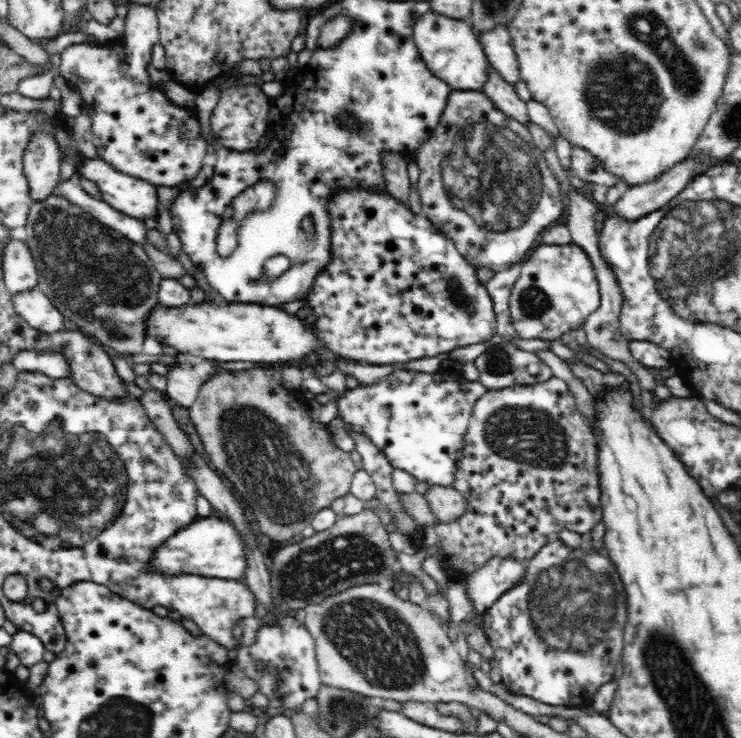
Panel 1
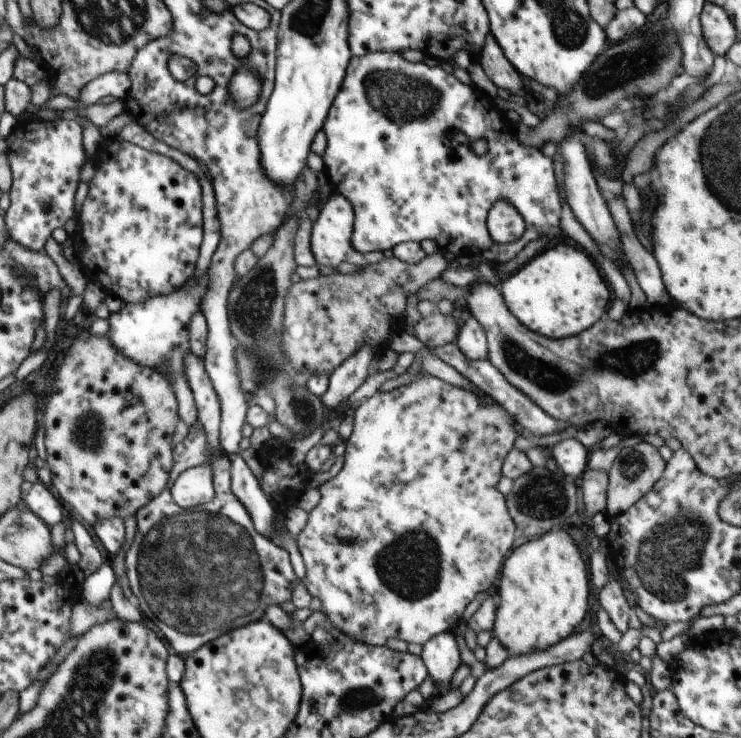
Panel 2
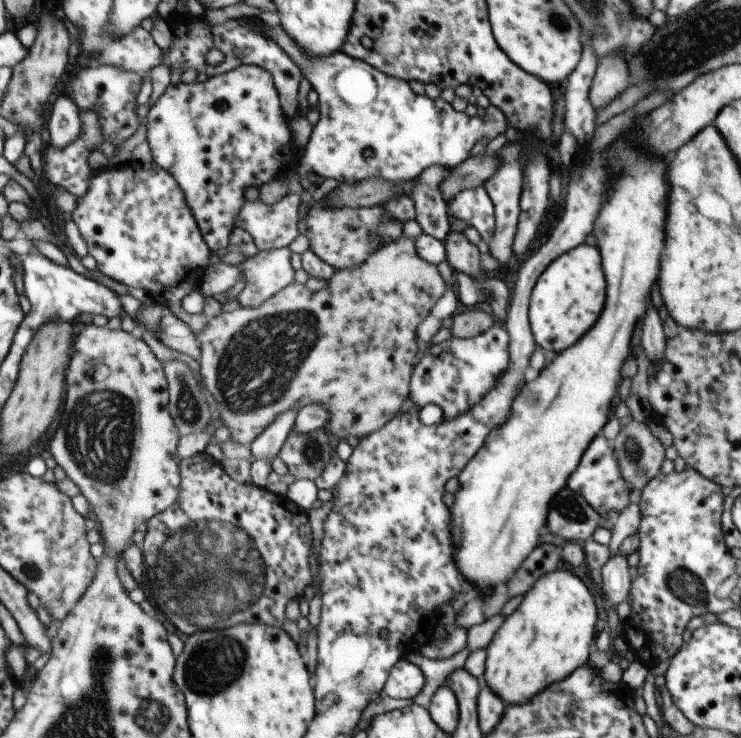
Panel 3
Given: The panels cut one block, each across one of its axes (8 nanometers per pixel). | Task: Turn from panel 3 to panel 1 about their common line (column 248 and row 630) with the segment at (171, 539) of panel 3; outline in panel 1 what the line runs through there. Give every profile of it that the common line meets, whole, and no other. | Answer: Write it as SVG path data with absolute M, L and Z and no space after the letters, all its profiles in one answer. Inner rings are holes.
M552 538L544 548L540 548L534 558L530 558L524 564L524 578L520 584L508 589L481 614L482 628L494 649L494 659L498 662L500 674L502 675L502 686L516 695L530 696L533 700L538 700L550 706L565 706L566 708L590 707L594 694L598 689L613 680L616 665L621 660L623 650L623 632L627 623L627 602L623 582L608 556L604 556L597 548L586 549L570 548L564 541Z

